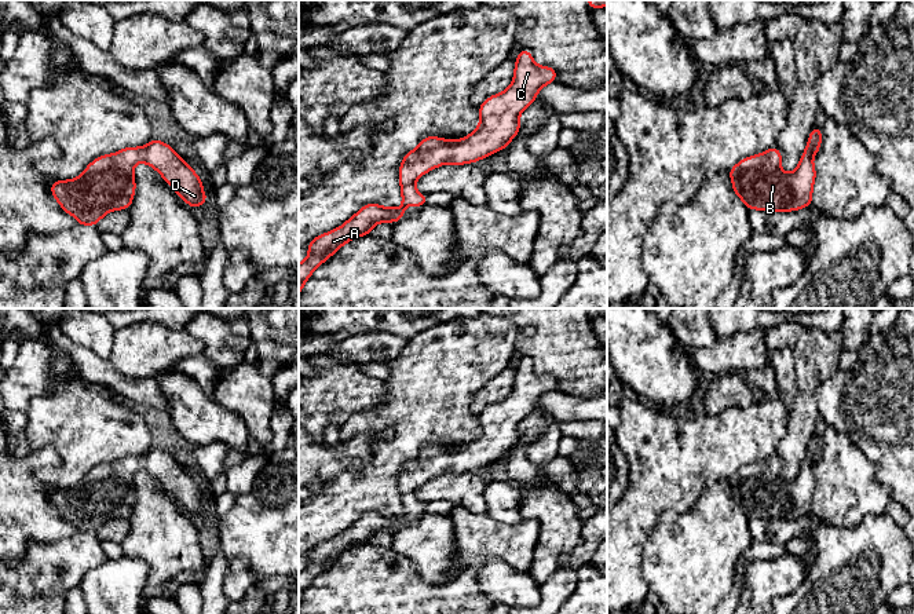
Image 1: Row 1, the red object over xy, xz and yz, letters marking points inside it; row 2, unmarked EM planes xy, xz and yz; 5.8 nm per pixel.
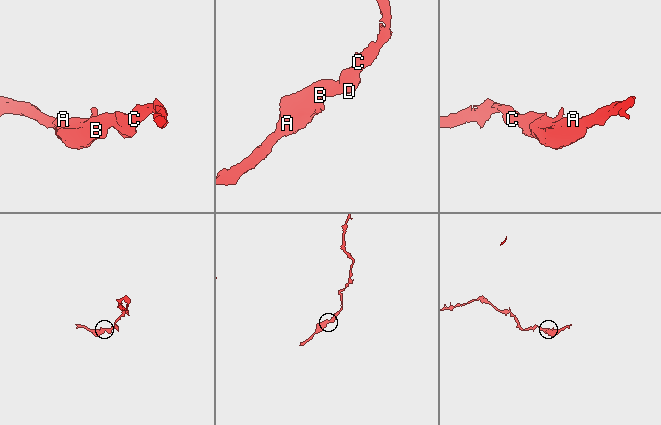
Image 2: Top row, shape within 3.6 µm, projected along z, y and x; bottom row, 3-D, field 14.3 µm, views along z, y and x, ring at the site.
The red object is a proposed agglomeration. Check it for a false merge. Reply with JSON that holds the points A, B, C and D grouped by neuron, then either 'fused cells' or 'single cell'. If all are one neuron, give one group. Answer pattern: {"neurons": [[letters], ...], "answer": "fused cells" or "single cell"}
{"neurons": [["A", "B", "C", "D"]], "answer": "single cell"}

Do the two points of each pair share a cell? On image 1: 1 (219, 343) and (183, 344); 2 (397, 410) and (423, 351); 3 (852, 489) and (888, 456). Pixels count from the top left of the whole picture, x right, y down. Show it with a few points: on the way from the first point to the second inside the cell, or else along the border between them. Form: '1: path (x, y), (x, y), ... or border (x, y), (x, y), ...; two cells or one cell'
1: border (185, 328), (203, 343), (203, 353); two cells
2: path (412, 395), (423, 384), (423, 366); one cell
3: border (852, 443), (877, 466); two cells

